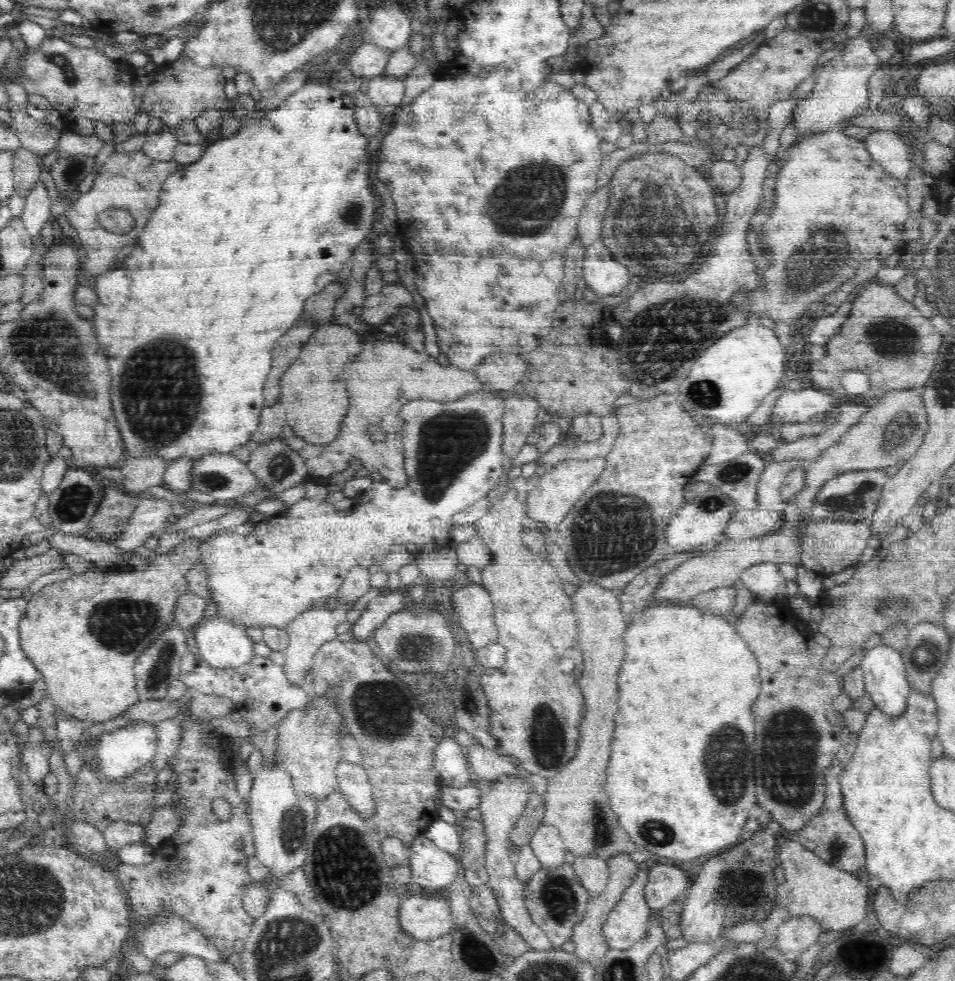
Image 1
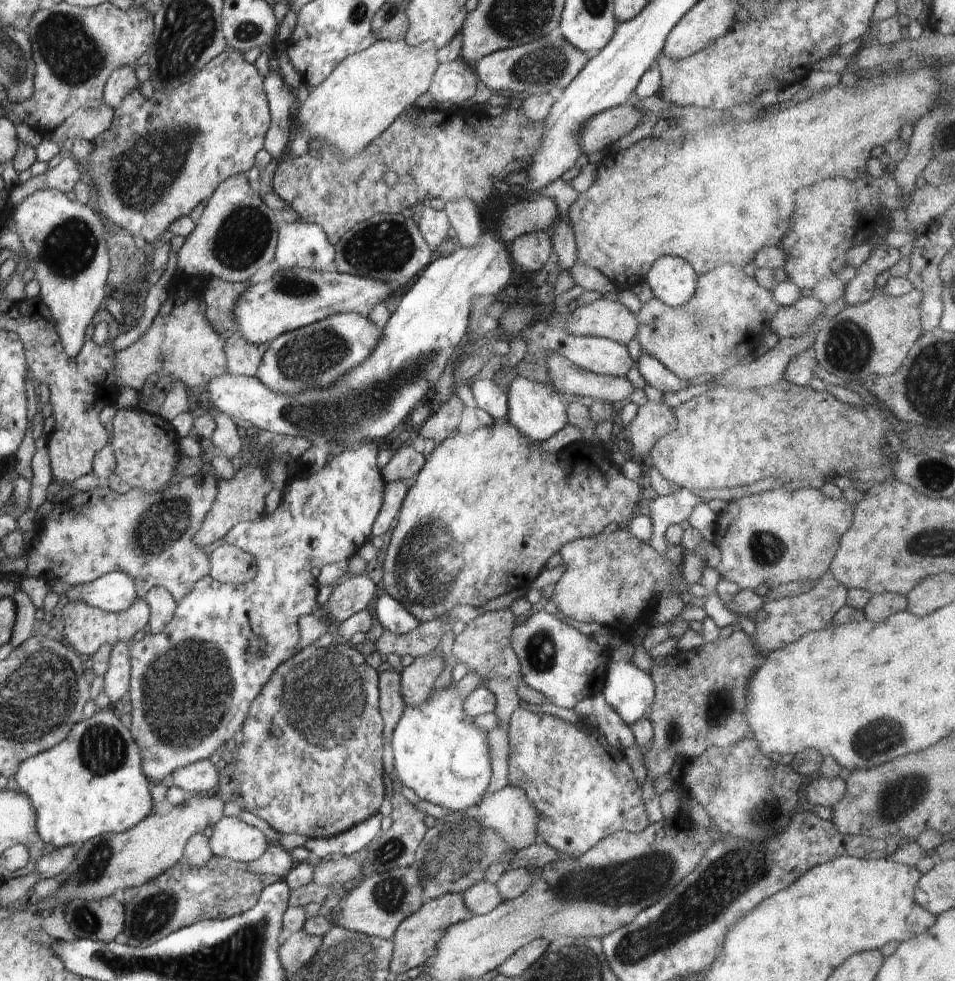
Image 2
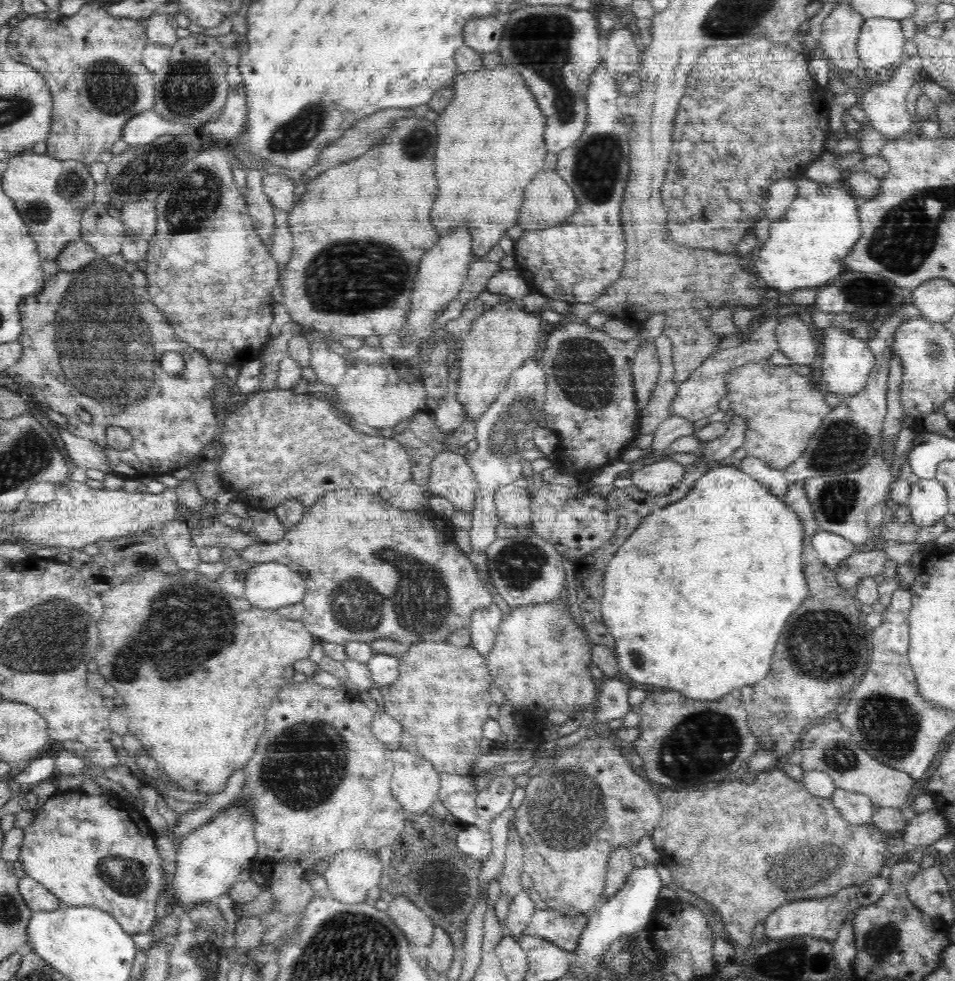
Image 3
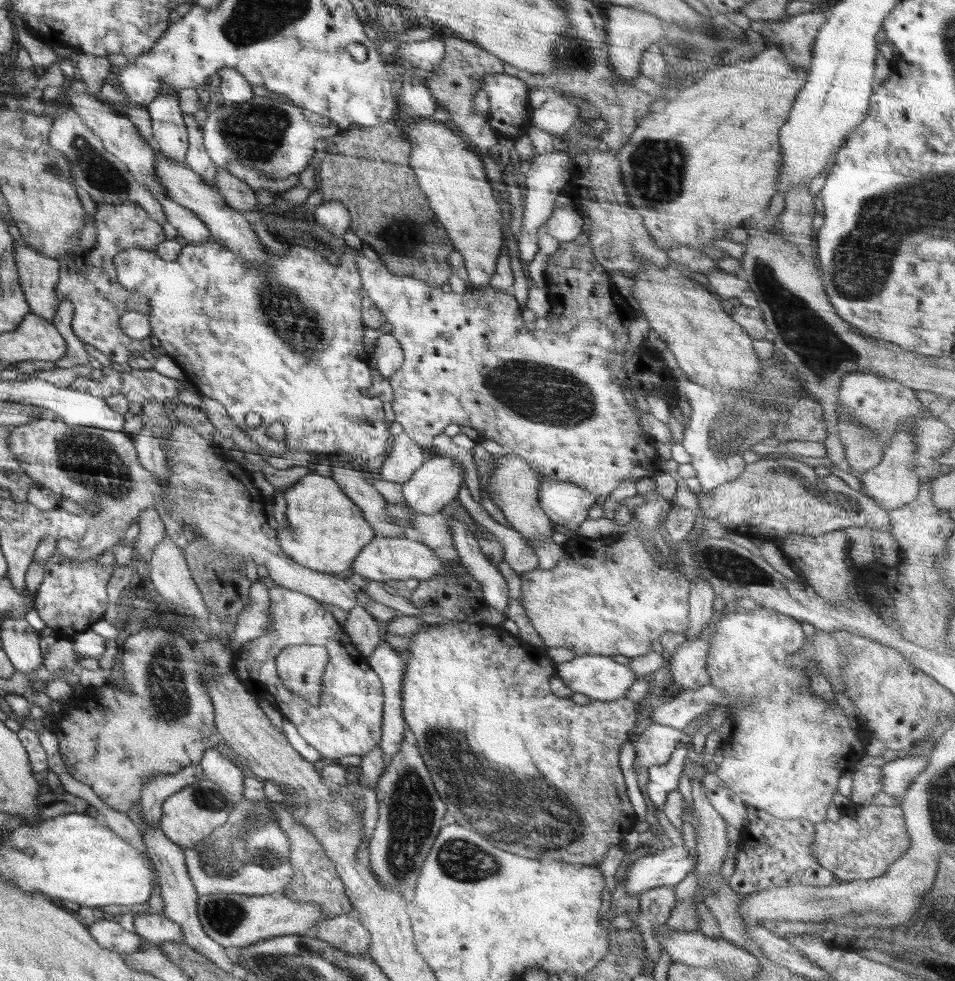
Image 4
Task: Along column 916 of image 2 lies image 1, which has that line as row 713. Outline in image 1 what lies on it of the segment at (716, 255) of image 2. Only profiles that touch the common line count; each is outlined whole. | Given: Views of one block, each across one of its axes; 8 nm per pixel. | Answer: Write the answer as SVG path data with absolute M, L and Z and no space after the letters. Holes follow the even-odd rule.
M190 539L180 543L177 547L174 547L173 550L170 550L170 552L163 555L156 555L154 559L150 560L150 564L143 571L126 568L108 574L104 574L104 572L95 569L88 570L85 573L73 573L70 578L49 584L38 593L33 594L32 598L28 600L25 615L19 622L19 641L23 653L33 662L38 672L42 672L42 678L47 688L47 700L49 702L52 702L52 704L56 705L70 717L78 718L88 723L110 720L111 717L118 716L121 712L124 712L126 708L138 702L139 696L137 696L137 692L135 691L135 672L132 666L134 666L136 658L138 658L146 648L150 648L150 646L154 644L154 640L156 640L164 630L168 630L168 628L172 626L172 622L175 620L174 606L177 605L178 598L189 593L186 574L191 567L196 566L196 564L200 562L201 543L198 539Z

